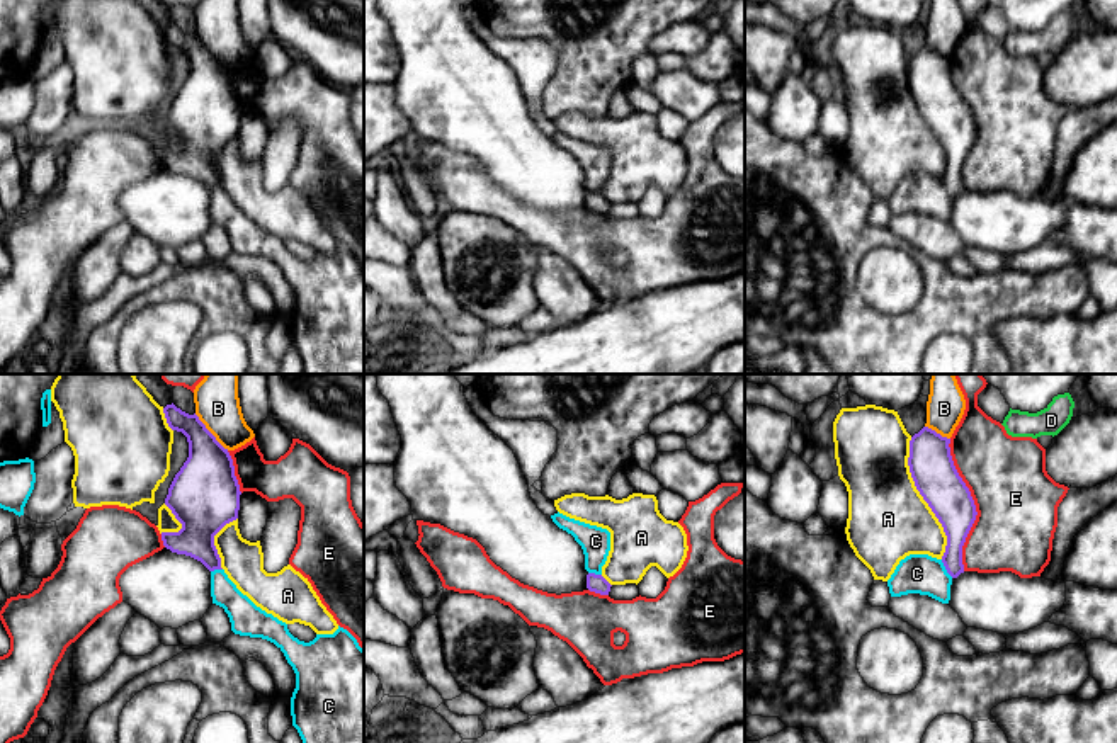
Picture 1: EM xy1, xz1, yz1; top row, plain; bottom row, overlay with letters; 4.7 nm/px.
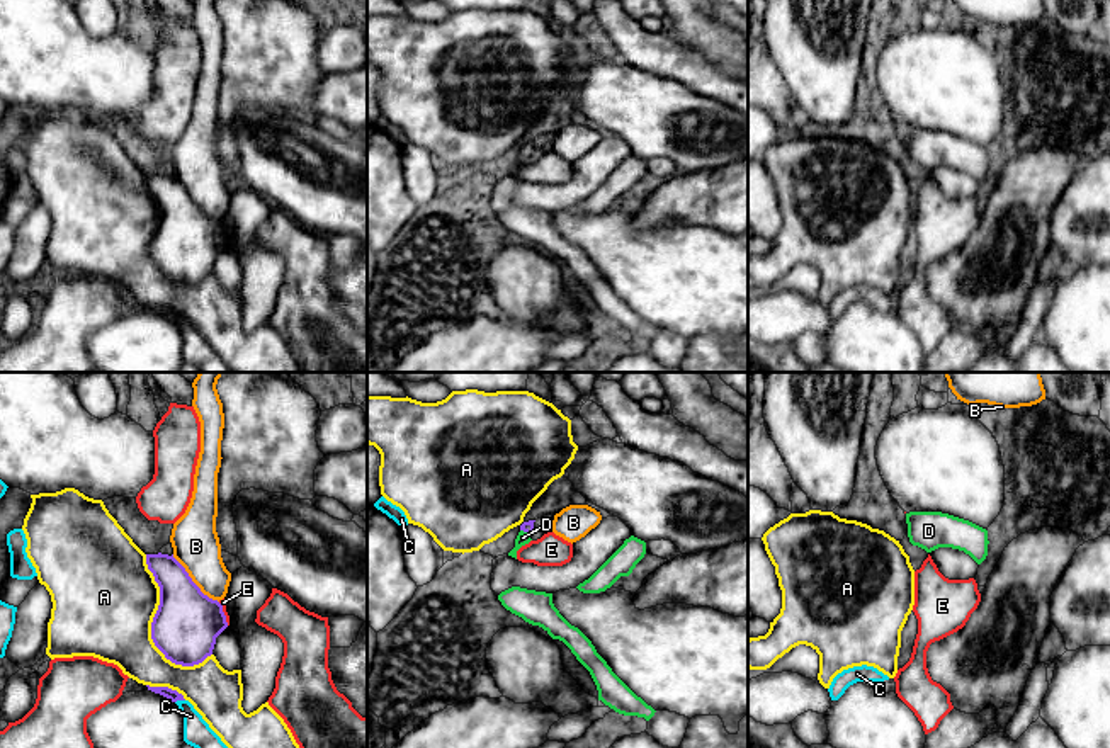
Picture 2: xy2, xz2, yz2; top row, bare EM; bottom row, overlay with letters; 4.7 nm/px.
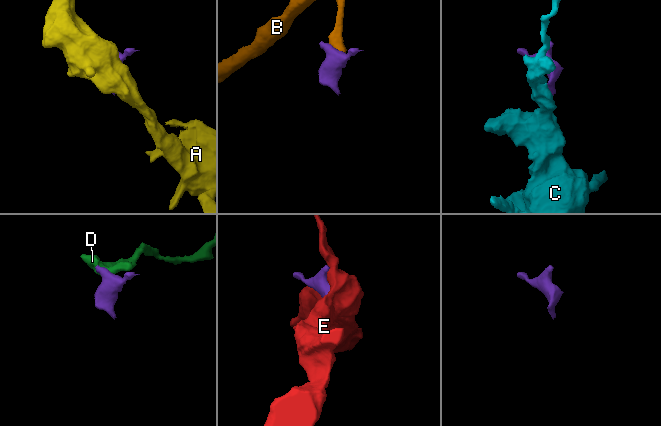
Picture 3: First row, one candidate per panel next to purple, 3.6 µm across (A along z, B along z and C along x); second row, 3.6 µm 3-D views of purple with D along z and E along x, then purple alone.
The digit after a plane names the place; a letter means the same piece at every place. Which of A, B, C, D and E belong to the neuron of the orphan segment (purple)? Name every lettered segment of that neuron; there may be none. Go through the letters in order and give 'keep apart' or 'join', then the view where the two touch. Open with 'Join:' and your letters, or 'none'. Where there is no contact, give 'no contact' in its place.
Join: D
A: keep apart; meets purple in xy2
B: keep apart; meets purple in xy2
C: keep apart; meets purple in yz1
D: join; meets purple in xz2
E: keep apart; meets purple in yz1

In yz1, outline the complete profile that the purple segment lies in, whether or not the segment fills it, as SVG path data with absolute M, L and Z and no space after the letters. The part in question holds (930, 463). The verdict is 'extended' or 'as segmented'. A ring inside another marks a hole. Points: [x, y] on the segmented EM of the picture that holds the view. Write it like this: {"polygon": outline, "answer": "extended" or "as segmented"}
{"polygon": "M923 427L910 440L908 466L916 490L944 527L947 546L942 563L957 578L964 573L962 546L978 512L954 466L949 444L950 439Z", "answer": "as segmented"}

